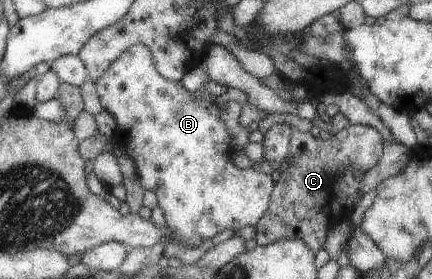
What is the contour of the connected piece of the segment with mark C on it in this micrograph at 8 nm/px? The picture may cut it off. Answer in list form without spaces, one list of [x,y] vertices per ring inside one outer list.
[[[352,124],[330,140],[314,138],[310,132],[292,130],[290,166],[281,173],[271,196],[267,215],[257,223],[254,240],[268,246],[278,240],[302,240],[312,252],[324,248],[327,233],[348,218],[360,198],[362,180],[383,159],[384,142],[379,130]]]

